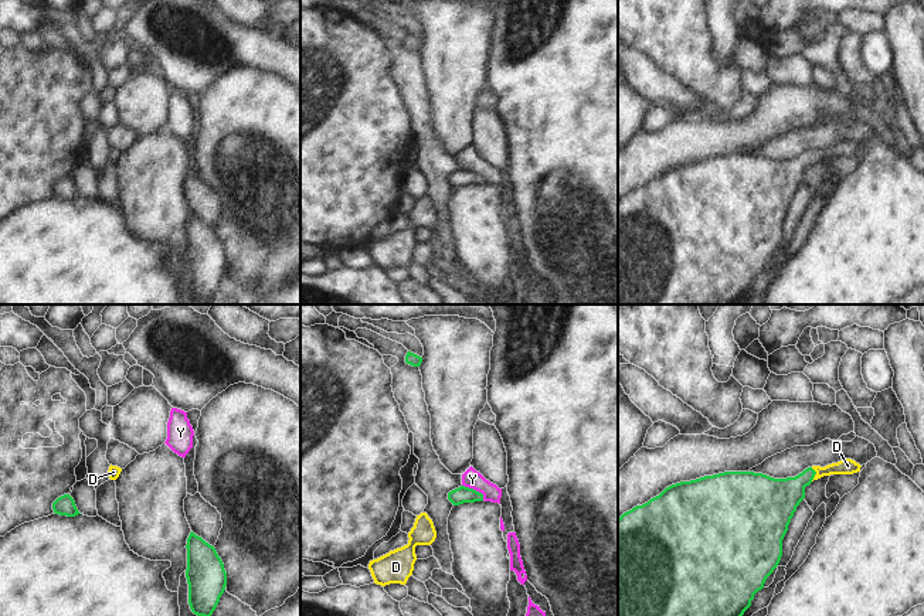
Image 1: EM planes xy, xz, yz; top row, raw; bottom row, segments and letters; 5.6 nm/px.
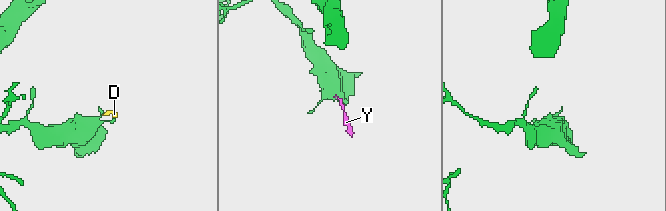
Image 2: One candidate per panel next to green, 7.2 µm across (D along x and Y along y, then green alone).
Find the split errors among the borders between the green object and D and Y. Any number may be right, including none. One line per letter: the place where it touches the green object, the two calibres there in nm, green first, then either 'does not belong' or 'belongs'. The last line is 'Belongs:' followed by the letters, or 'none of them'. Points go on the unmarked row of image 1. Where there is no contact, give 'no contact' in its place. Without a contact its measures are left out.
D: meets green in yz at (815, 156); 220 nm thick on the green side, 90 nm on the other; belongs
Y: meets green in xz at (475, 173); 100 nm thick on the green side, 110 nm on the other; does not belong
Belongs: D

